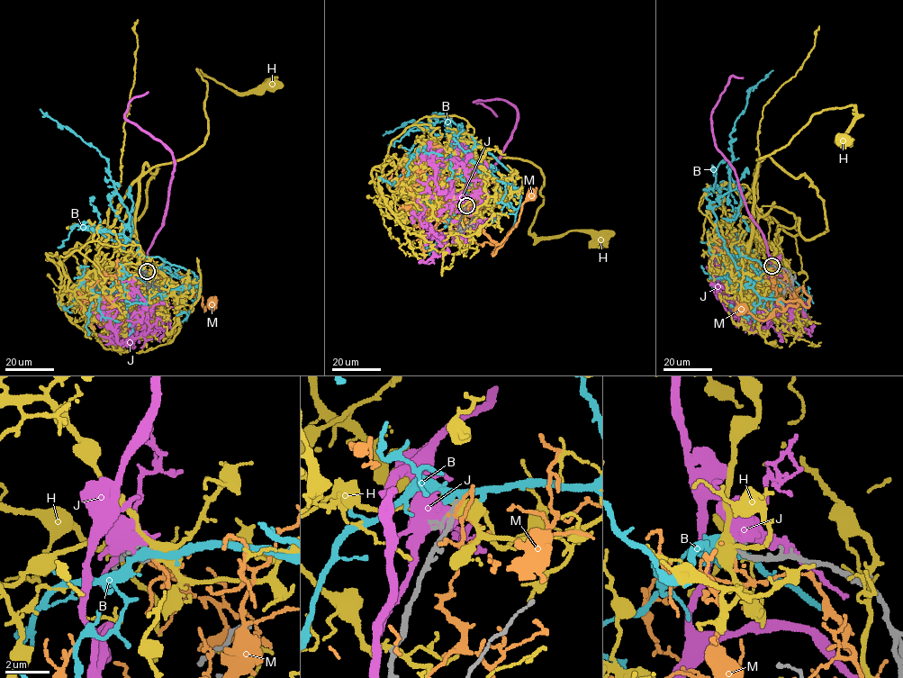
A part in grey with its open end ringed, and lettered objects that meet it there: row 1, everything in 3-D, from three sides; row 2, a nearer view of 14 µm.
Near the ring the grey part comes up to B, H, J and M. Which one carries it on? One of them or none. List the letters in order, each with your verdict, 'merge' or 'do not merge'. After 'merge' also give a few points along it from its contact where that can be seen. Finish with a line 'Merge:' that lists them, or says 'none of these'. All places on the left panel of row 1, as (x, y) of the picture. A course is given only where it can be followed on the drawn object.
B: merge; course (147, 271), (200, 282), (139, 255), (123, 234), (129, 214), (106, 160), (40, 109)
H: do not merge
J: do not merge
M: do not merge
Merge: B

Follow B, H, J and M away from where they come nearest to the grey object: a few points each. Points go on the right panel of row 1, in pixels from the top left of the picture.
B: (772, 266), (744, 287), (749, 280), (724, 245), (709, 204), (729, 190), (730, 133), (749, 90), (773, 69)
H: (773, 266), (775, 249), (753, 228), (756, 160), (815, 113), (853, 105), (844, 140)
J: (775, 266), (747, 209), (735, 168), (713, 134), (711, 111), (728, 78), (743, 77)
M: (773, 266), (777, 270), (782, 270), (798, 303), (789, 305), (783, 311), (776, 309), (763, 320), (740, 307)

